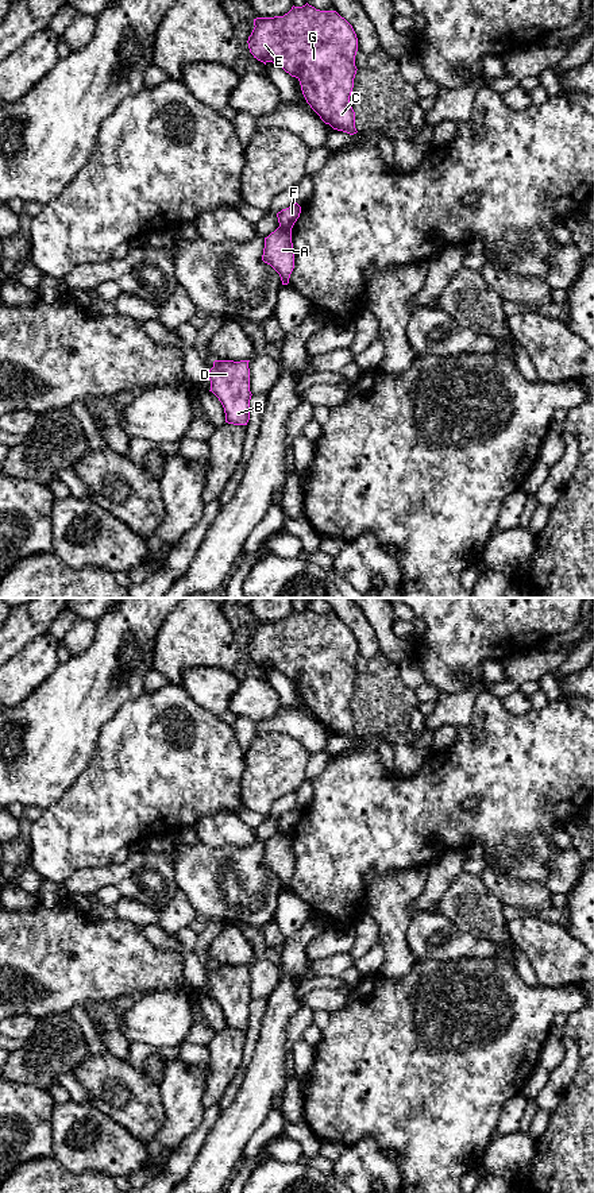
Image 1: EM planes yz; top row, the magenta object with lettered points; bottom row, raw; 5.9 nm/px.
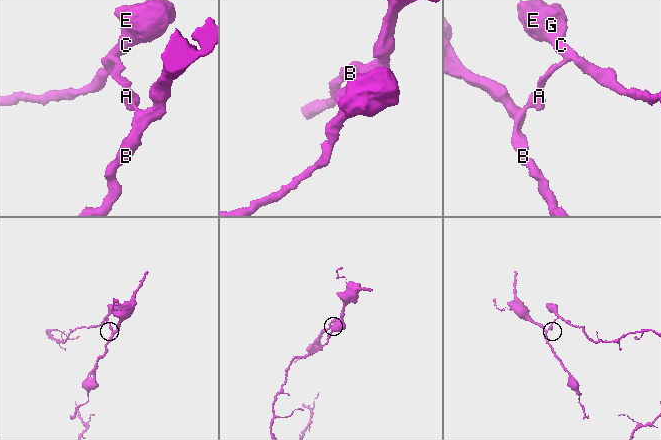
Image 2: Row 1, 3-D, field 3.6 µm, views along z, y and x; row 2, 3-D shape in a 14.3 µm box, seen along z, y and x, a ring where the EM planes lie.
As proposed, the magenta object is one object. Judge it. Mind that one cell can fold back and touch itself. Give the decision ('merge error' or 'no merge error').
merge error

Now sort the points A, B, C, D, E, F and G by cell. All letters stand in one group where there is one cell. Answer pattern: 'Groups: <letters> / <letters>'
Groups: A B D / C E F G

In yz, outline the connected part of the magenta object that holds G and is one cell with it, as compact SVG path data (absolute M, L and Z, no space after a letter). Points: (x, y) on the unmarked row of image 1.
M308 607L292 611L284 621L256 622L248 641L250 657L258 665L273 667L300 686L302 699L320 723L333 734L356 738L355 717L350 709L356 679L358 642L352 630L336 615L320 615Z

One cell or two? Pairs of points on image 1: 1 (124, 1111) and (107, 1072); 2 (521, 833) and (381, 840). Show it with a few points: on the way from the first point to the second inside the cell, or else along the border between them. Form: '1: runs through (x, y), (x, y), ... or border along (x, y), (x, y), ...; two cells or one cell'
1: runs through (124, 1101), (124, 1096), (110, 1081); one cell
2: runs through (486, 830), (416, 830); one cell

